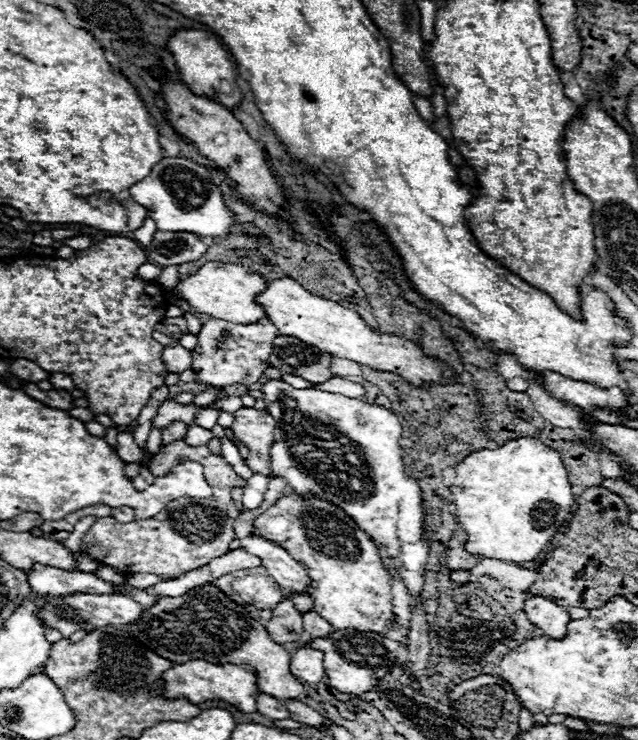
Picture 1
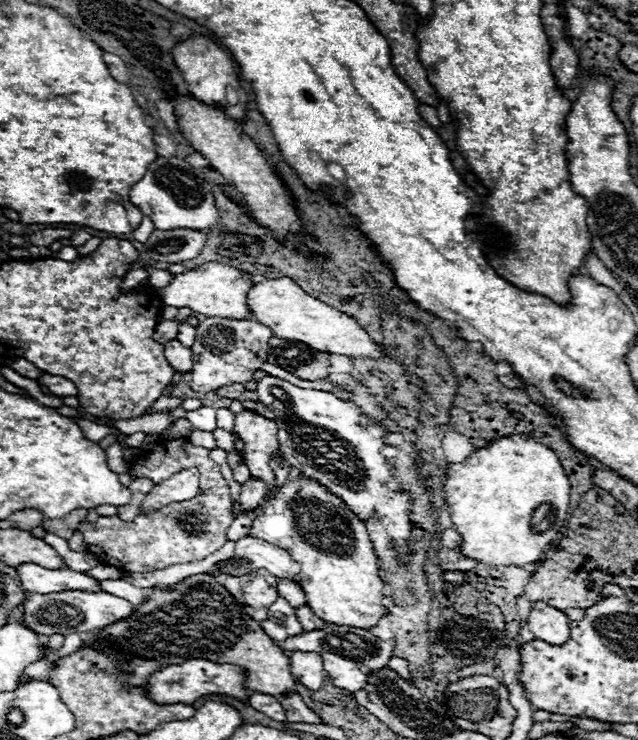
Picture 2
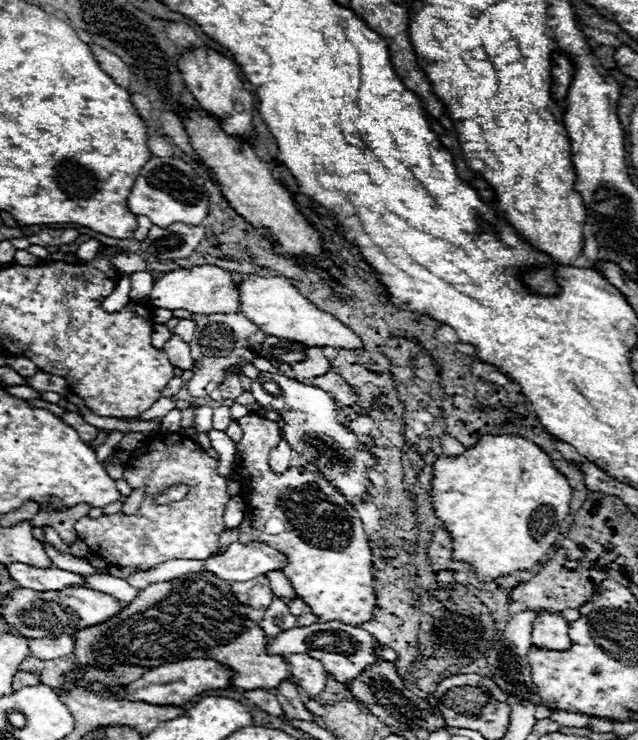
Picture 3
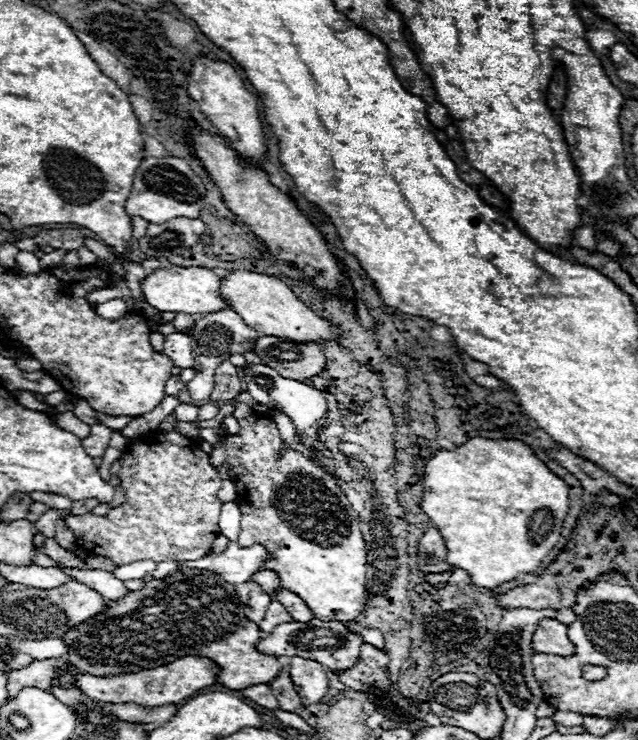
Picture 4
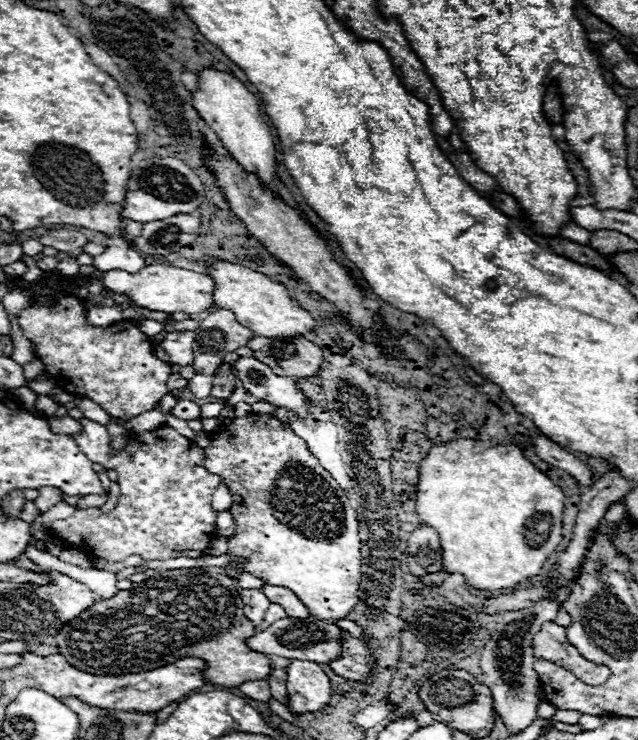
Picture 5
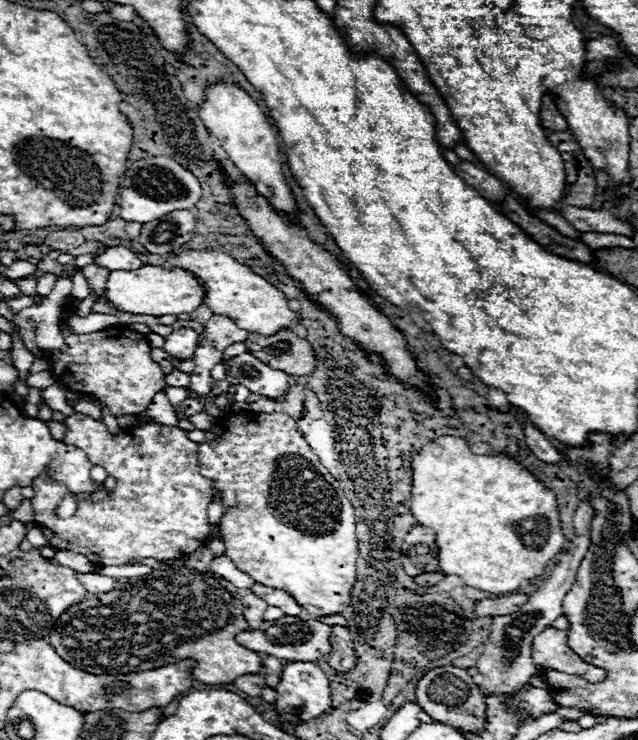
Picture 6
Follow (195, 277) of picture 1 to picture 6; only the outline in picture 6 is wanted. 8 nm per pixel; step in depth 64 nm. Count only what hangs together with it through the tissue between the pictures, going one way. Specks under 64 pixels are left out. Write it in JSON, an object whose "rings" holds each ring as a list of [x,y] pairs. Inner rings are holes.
{"rings":[[[144,266],[142,270],[134,270],[134,272],[126,272],[126,270],[110,272],[110,276],[106,280],[106,298],[116,310],[122,310],[122,312],[164,316],[164,314],[194,312],[202,304],[204,288],[192,274],[188,274],[184,270],[168,270],[162,266]]]}

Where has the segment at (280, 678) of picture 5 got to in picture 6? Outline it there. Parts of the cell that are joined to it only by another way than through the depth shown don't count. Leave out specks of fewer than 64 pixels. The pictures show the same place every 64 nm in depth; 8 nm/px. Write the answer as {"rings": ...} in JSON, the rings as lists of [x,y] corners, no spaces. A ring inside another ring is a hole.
{"rings":[[[264,656],[262,658],[262,668],[264,668],[264,678],[266,678],[266,684],[270,688],[274,688],[280,680],[280,674],[282,674],[282,662],[274,656]]]}

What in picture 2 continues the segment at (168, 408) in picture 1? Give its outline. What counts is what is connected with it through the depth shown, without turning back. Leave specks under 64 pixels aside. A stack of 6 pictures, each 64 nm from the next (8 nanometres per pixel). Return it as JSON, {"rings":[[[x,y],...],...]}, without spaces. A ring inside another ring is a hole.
{"rings":[[[160,412],[160,414],[148,414],[140,416],[136,420],[122,420],[122,426],[118,426],[118,432],[130,436],[134,432],[144,432],[144,434],[162,434],[170,426],[170,412]]]}

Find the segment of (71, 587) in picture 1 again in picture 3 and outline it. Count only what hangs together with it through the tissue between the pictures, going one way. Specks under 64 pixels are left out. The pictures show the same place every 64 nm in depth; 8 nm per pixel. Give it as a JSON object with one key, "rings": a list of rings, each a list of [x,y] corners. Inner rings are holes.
{"rings":[[[10,564],[6,568],[10,578],[14,578],[14,582],[36,592],[60,590],[64,586],[86,586],[80,574],[60,570],[60,568],[36,568],[36,566],[24,566],[24,564]]]}

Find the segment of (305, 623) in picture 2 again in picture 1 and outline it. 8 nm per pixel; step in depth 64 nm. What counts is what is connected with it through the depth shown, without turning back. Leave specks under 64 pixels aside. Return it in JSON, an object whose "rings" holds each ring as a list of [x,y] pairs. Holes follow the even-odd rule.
{"rings":[[[302,612],[302,620],[306,622],[304,630],[310,636],[326,636],[332,630],[332,626],[324,618],[320,618],[316,612]]]}

